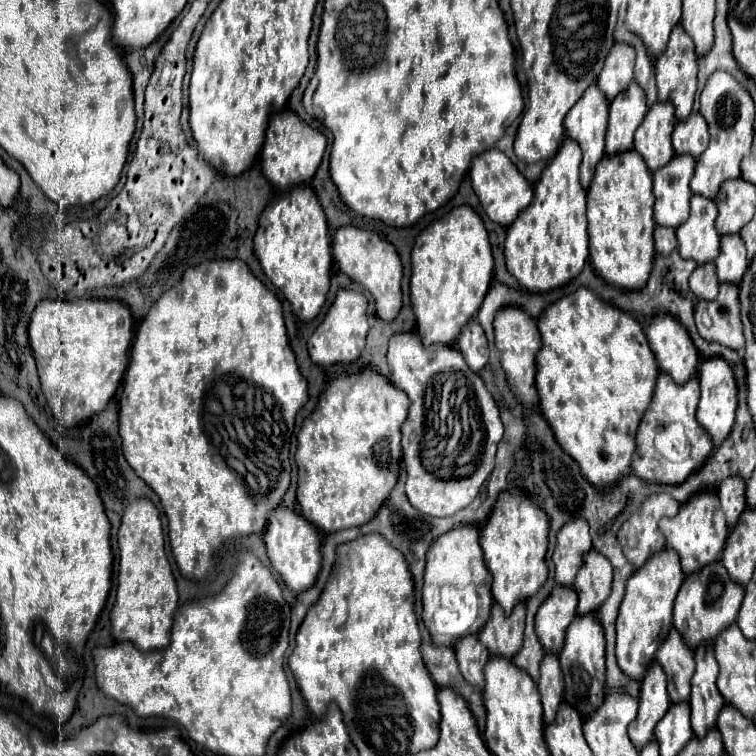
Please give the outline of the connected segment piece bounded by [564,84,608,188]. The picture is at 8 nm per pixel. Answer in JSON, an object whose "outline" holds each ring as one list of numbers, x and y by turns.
{"outline":[[592,84,572,106,564,120,566,136,578,142,584,158,580,166,580,184,590,186,596,164,604,158,604,136,608,128,608,100]]}

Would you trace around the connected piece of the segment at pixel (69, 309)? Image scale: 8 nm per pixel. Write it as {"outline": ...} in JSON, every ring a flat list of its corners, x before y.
{"outline":[[42,300,36,304,28,324,30,348,38,364,38,376,44,396,48,398,54,416,68,428,80,426,82,422,90,420,94,414,100,414,104,406,114,398,126,366,128,354,132,344,134,320,120,300,72,300,72,302,58,302,58,300]]}

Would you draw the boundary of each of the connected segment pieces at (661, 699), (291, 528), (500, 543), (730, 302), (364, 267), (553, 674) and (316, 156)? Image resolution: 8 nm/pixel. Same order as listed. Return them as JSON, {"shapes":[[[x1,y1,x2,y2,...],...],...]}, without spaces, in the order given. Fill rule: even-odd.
{"shapes":[[[654,662,642,680,638,716,628,726,628,734,636,750,646,746,654,738,654,728,668,708,670,708,670,698,666,692,666,674,664,670,660,670,658,662]],[[278,506,272,512,272,518,266,526,264,542,268,548,268,558,272,562,272,568,280,574,282,582,294,594,308,590,316,582,316,576,320,572,320,564,322,564,322,552,320,552,322,538,320,538,320,532,302,514,294,512,292,508]],[[504,492,500,494,484,530,480,536,480,546,484,550,484,560,494,576,492,594,502,606,504,614,520,602,534,596,548,578,548,530,550,522,544,510,540,510,524,492]],[[722,284,716,300,698,300,694,316,702,338,724,344,732,350,744,348,738,286]],[[342,226,334,232,332,252,334,252,334,260,336,260,338,268,346,276,350,276,354,282,362,284,374,296,376,314,382,320,392,322,402,308,402,288,400,288,402,262,400,262,396,248,372,230,364,230,364,228,356,228,356,226]],[[546,654,542,664,540,664,540,680,538,680,538,690,542,696,542,706,544,706,544,722,554,722,556,710,562,700,562,670,558,662,558,654]],[[282,110,272,116,266,142,262,146,262,172,272,182,272,186,284,190,294,184,310,182,322,162,322,156,326,152,326,138,324,134,318,134,312,130,306,122,302,122,292,110]]]}

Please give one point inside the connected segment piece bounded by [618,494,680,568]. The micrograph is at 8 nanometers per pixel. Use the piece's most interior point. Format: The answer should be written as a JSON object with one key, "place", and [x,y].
{"place":[639,536]}

